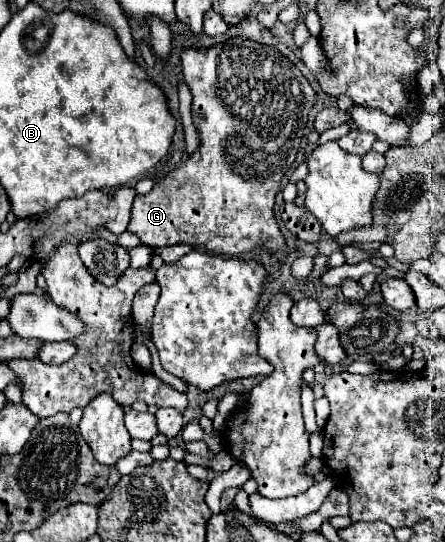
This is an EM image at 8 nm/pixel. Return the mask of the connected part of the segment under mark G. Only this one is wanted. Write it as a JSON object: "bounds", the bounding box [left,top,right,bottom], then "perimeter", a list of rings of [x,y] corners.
{"bounds":[128,37,316,257],"perimeter":[[[234,37],[234,39],[228,39],[224,43],[218,43],[210,49],[186,49],[182,51],[182,73],[184,73],[184,81],[186,85],[190,87],[190,93],[192,93],[192,121],[198,129],[198,135],[200,135],[200,145],[198,149],[188,155],[180,167],[176,167],[174,171],[166,173],[160,181],[154,183],[152,191],[146,193],[146,195],[136,195],[134,197],[134,203],[132,203],[132,217],[130,217],[130,225],[128,225],[128,231],[138,235],[140,241],[144,245],[156,245],[156,247],[166,247],[166,245],[176,245],[176,243],[186,243],[194,249],[200,249],[200,251],[208,251],[208,253],[214,253],[214,255],[226,255],[226,257],[236,257],[240,255],[242,251],[248,251],[256,245],[266,245],[266,241],[270,239],[270,249],[272,253],[276,253],[276,257],[284,257],[284,237],[274,221],[274,197],[280,189],[280,183],[282,183],[282,177],[284,173],[290,169],[290,165],[294,163],[296,159],[296,153],[300,149],[300,143],[302,143],[302,137],[304,137],[304,127],[306,127],[306,121],[308,121],[308,111],[310,107],[314,105],[316,101],[316,93],[314,89],[310,87],[308,79],[300,73],[300,69],[288,59],[284,57],[280,51],[276,51],[274,47],[268,47],[268,45],[262,45],[262,43],[254,43],[250,39],[242,39],[242,37]]]}

